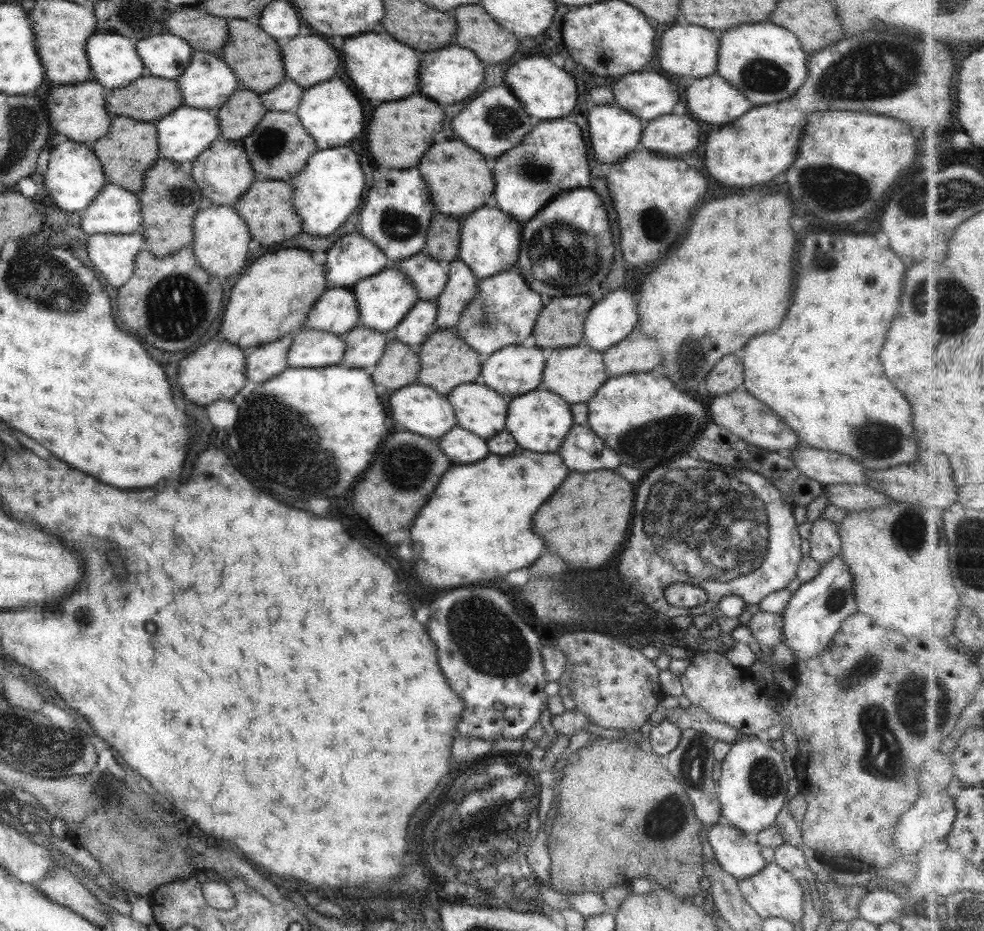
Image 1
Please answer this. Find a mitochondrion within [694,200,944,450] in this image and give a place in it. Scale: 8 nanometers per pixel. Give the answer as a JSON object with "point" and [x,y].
{"point":[821,259]}

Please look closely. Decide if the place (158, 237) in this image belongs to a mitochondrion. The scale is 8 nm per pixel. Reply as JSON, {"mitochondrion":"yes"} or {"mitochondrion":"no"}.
{"mitochondrion":"no"}

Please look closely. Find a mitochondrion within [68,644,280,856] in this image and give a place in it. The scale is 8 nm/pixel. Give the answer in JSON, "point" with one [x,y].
{"point":[99,789]}

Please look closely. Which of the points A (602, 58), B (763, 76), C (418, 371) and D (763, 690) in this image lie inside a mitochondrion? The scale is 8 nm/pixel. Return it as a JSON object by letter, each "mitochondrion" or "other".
{"A":"mitochondrion","B":"mitochondrion","C":"other","D":"other"}

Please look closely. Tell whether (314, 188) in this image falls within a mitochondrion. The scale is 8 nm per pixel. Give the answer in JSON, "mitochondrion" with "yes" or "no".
{"mitochondrion":"no"}

